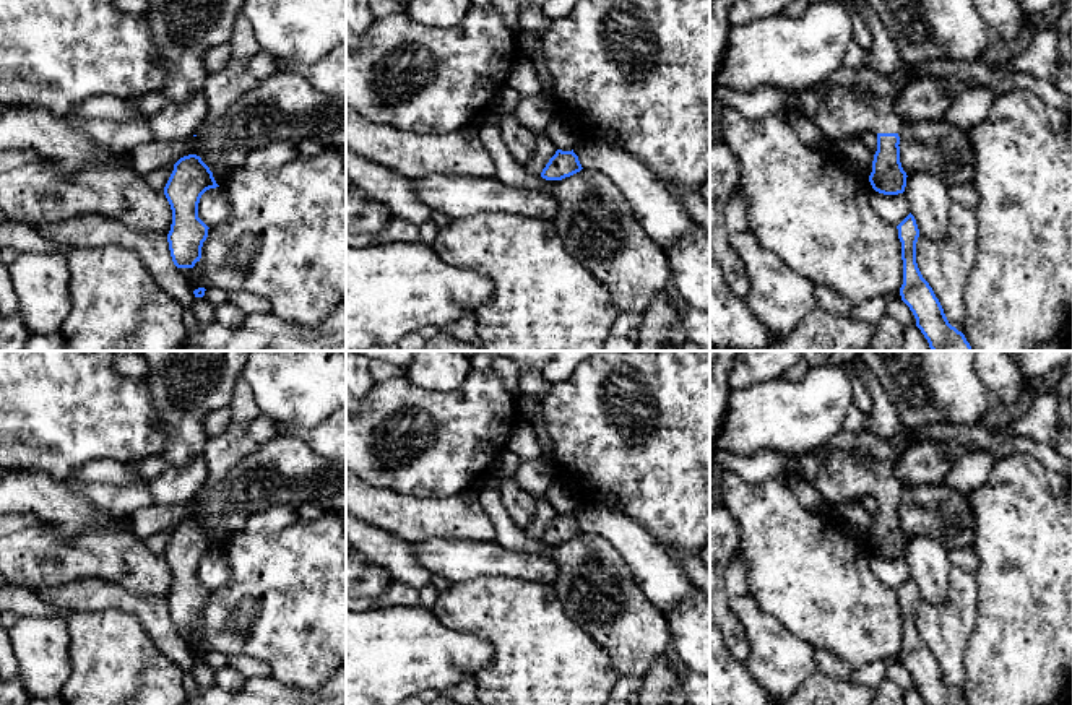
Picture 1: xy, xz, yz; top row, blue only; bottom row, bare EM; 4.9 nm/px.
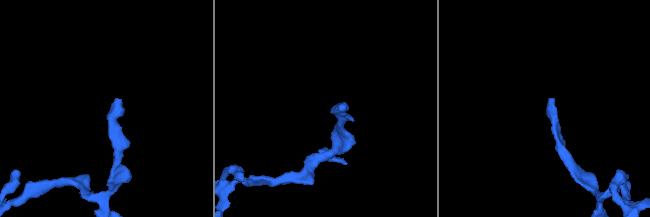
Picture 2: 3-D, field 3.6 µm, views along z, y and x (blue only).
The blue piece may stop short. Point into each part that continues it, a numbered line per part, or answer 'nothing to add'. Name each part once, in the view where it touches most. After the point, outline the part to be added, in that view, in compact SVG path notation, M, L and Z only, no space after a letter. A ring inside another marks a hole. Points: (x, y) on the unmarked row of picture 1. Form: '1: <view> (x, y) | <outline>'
1: xy (158, 543) | M172 528L162 530L154 533L151 538L148 538L145 543L156 556L164 556L164 551L174 534Z

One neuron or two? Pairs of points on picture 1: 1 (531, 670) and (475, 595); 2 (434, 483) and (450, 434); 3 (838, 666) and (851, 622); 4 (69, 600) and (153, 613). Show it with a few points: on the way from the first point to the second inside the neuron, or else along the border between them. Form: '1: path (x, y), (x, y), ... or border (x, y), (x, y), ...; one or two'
1: path (531, 652), (492, 613); one
2: path (434, 471), (434, 450), (439, 445); one
3: border (816, 648), (825, 648), (853, 670); two
4: path (90, 598), (119, 598), (132, 603); one

